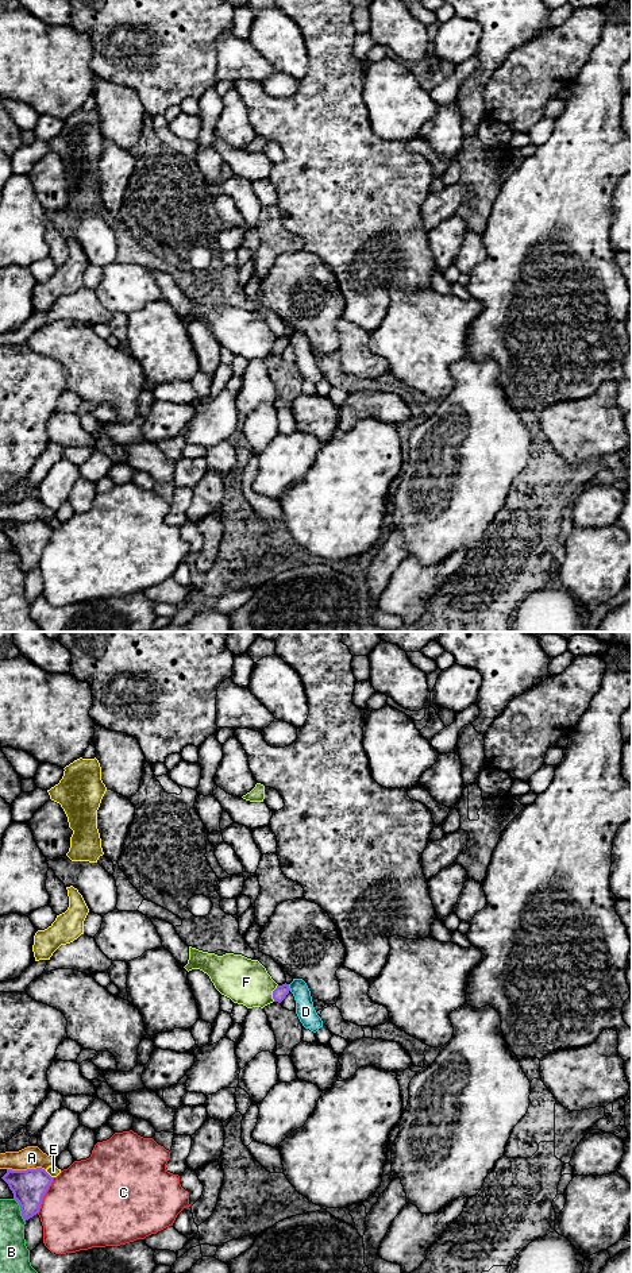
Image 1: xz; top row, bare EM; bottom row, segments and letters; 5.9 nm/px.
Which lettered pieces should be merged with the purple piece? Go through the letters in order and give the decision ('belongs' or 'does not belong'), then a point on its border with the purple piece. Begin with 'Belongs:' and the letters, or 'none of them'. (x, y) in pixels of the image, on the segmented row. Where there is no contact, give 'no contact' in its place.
Belongs: none of them
A: does not belong | xz (27, 1169)
B: does not belong | xz (20, 1210)
C: does not belong | xz (45, 1194)
D: does not belong | xz (288, 987)
E: does not belong | xz (49, 1175)
F: does not belong | xz (273, 992)

